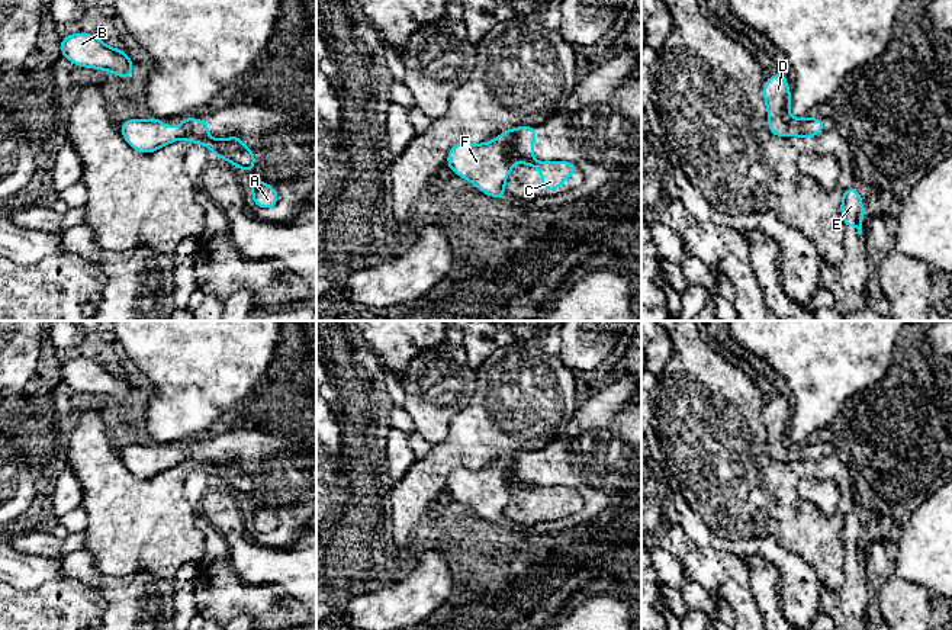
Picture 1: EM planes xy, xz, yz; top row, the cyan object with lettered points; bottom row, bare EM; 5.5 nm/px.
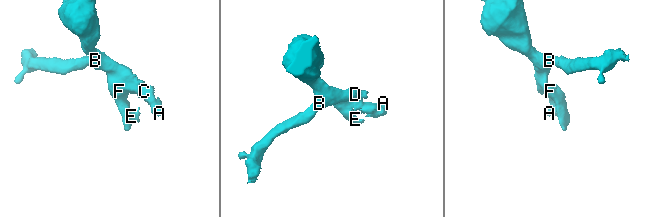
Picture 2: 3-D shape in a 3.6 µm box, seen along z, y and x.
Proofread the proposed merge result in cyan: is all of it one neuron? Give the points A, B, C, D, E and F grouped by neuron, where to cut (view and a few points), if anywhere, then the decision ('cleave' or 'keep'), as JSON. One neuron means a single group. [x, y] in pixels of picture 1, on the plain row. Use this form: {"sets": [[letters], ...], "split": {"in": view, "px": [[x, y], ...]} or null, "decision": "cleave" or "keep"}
{"sets": [["A", "B", "C", "D", "E", "F"]], "split": null, "decision": "keep"}

